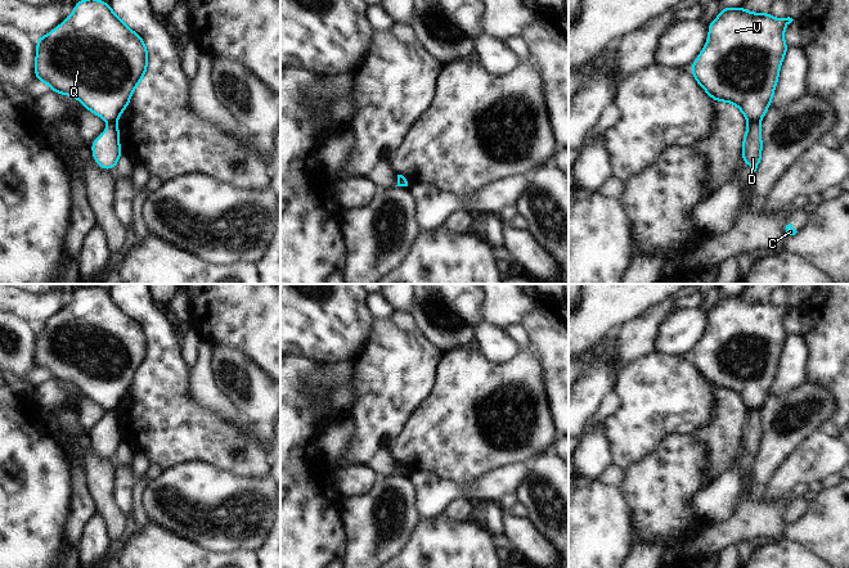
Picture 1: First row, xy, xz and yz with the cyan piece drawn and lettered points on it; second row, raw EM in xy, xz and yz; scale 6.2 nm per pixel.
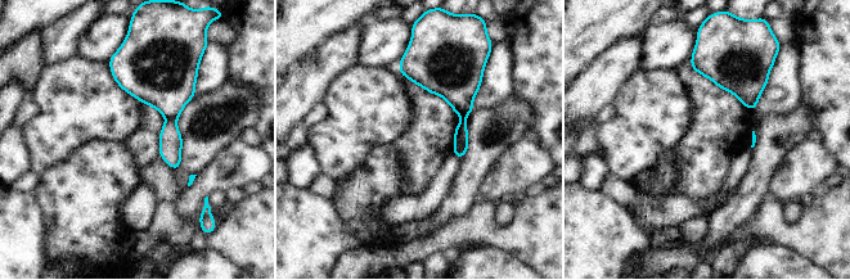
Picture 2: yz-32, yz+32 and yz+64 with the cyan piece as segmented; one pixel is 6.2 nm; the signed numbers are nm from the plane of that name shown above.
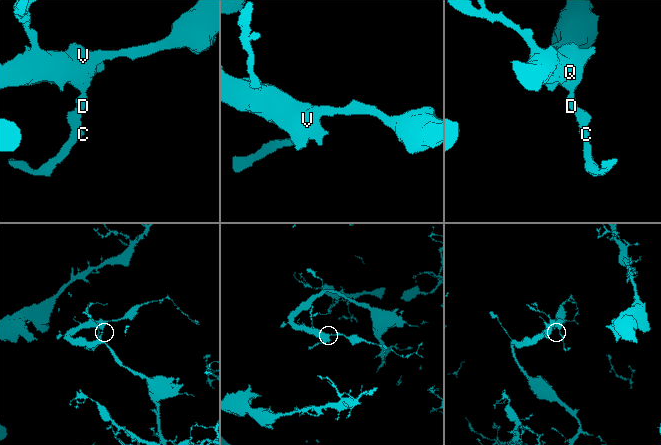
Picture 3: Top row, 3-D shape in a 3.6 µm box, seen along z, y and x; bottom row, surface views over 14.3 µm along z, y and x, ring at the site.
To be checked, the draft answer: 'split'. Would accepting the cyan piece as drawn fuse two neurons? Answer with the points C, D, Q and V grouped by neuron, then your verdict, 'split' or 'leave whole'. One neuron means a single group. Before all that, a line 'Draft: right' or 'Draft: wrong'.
Draft: right
C D / Q V; split

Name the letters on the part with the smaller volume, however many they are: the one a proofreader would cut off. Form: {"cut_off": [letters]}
{"cut_off": ["C", "D"]}

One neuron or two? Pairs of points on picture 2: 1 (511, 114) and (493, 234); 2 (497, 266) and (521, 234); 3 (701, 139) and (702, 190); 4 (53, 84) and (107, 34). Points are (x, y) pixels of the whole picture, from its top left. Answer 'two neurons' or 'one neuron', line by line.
1: two neurons
2: two neurons
3: one neuron
4: two neurons

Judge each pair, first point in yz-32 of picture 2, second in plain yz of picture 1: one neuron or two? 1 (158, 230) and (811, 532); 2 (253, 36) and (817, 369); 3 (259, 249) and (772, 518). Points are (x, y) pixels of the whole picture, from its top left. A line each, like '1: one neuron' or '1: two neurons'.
1: one neuron
2: one neuron
3: one neuron

